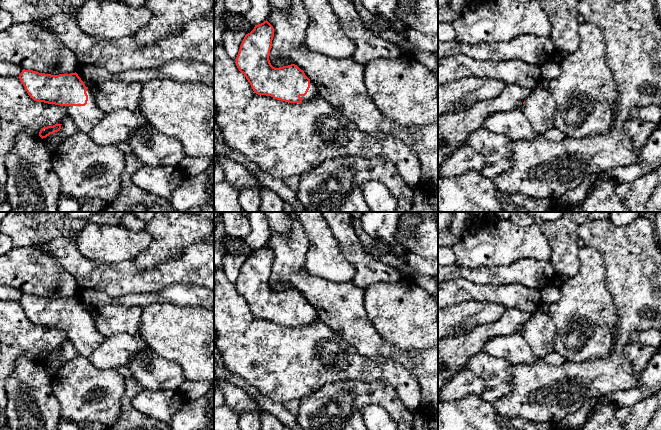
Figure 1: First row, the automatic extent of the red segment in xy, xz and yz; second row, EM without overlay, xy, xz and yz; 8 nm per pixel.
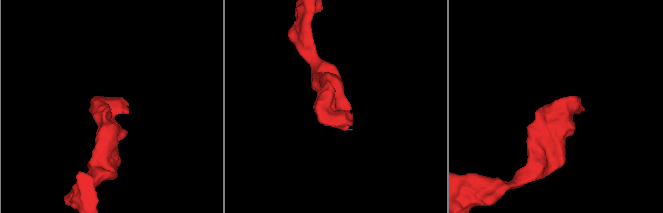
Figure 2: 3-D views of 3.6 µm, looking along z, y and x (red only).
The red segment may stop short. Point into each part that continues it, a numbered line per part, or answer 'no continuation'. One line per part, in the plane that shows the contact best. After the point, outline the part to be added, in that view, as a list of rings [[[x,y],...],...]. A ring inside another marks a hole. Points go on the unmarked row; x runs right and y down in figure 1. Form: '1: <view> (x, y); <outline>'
1: xy (85, 341); [[[88,312],[86,317],[88,325],[85,330],[66,330],[68,339],[83,357],[89,357],[106,338],[97,329],[91,312]]]

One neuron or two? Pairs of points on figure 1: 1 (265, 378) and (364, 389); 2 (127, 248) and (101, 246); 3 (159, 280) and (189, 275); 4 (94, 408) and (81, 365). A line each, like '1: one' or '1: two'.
1: two
2: one
3: one
4: one

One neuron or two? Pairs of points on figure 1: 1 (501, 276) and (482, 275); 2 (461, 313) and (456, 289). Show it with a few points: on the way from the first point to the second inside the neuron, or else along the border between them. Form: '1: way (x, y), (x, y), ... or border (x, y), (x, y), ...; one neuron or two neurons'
1: way (496, 276), (487, 275); one neuron
2: border (482, 301), (467, 300), (448, 307); two neurons

